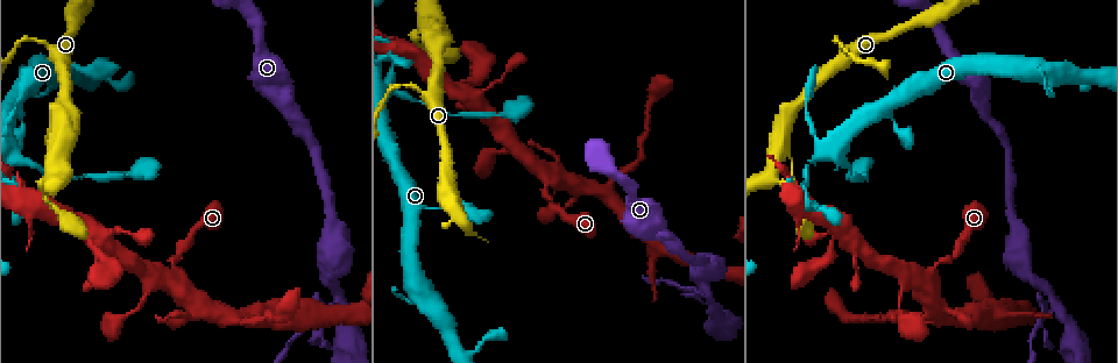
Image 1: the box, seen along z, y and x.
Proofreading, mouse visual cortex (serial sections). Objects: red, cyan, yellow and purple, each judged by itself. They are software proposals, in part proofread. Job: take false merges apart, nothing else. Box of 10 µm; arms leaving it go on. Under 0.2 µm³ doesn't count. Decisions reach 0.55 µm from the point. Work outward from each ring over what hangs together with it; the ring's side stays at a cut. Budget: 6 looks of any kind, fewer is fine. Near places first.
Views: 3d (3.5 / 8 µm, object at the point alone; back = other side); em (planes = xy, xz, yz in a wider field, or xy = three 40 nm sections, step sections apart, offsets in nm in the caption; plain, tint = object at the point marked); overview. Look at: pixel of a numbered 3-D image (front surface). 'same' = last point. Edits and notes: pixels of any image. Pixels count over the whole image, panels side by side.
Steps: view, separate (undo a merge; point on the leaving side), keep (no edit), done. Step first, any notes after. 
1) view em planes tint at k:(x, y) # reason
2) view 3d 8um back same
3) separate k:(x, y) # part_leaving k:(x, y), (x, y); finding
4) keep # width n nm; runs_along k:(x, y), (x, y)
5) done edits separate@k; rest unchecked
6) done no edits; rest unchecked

view 3d 8um back at 1:(711, 301) # side arm on a straight run

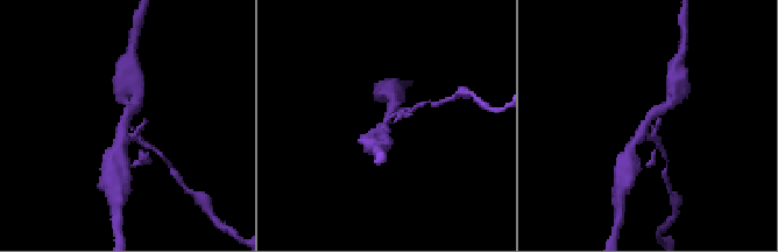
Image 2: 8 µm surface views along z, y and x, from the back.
view em xy step 3 tint same

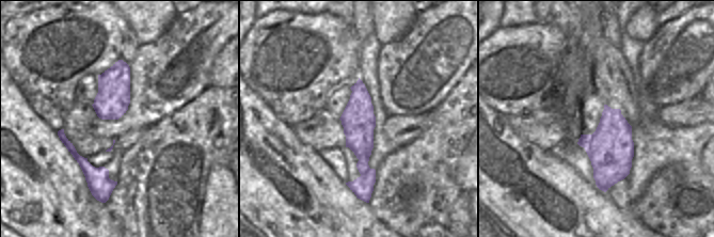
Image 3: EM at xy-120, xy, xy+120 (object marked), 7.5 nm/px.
keep # runs_along 2:(667, 102), (652, 114), (629, 152); one cell here

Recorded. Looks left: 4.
view 3d 3.5um at 1:(841, 162) # sharp bend

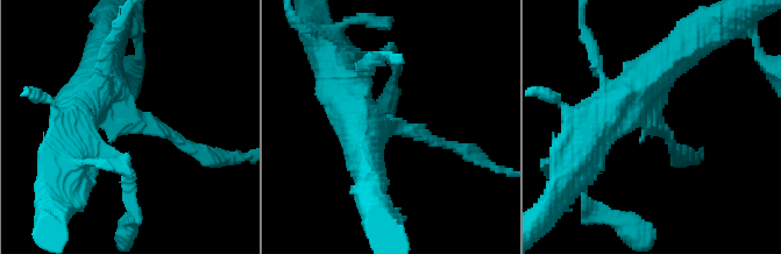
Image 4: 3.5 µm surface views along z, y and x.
view em xy step 3 tint at 4:(400, 126) # arm_widths 150, 500 nm

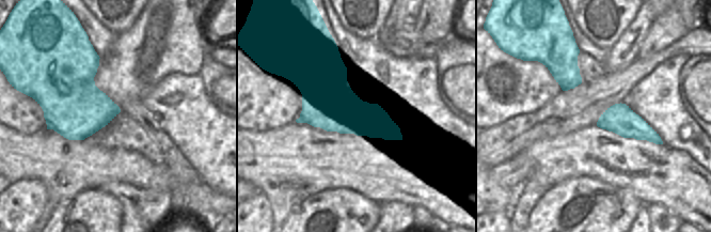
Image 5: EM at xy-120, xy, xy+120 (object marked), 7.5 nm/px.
keep # width 400 nm; runs_along 4:(99, 60), (137, 121), (203, 149); all the same cell

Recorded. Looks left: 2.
view 3d 3.5um at 1:(28, 39) # abrupt turn

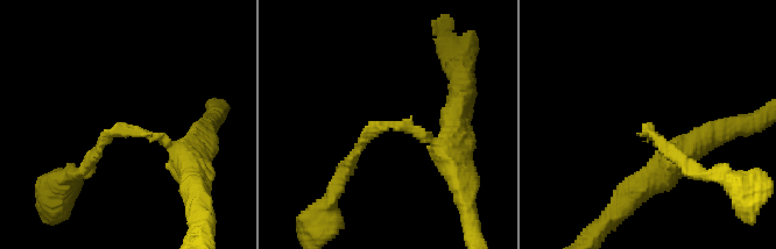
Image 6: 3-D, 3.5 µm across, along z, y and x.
view em xy step 1 tint at 6:(119, 130) # shape alone is not enough

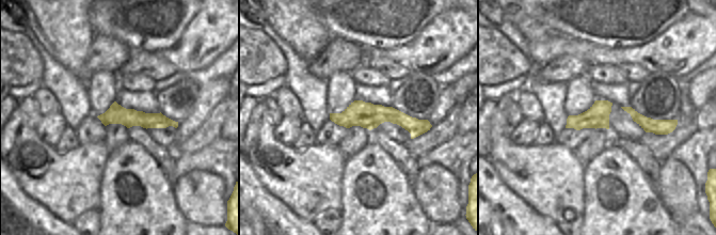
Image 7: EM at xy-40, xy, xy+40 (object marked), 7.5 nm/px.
keep # arm_widths 150, 200 nm; runs_along 6:(453, 156), (418, 129), (379, 126), (343, 173); one cell here

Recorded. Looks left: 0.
done no edits; rest unchecked

